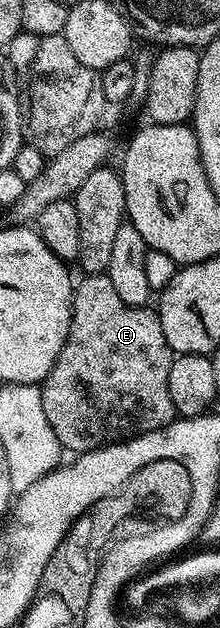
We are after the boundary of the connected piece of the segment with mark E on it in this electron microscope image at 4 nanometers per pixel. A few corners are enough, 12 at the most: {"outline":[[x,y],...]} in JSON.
{"outline":[[106,273],[74,286],[46,380],[60,446],[164,429],[173,354],[158,312]]}

